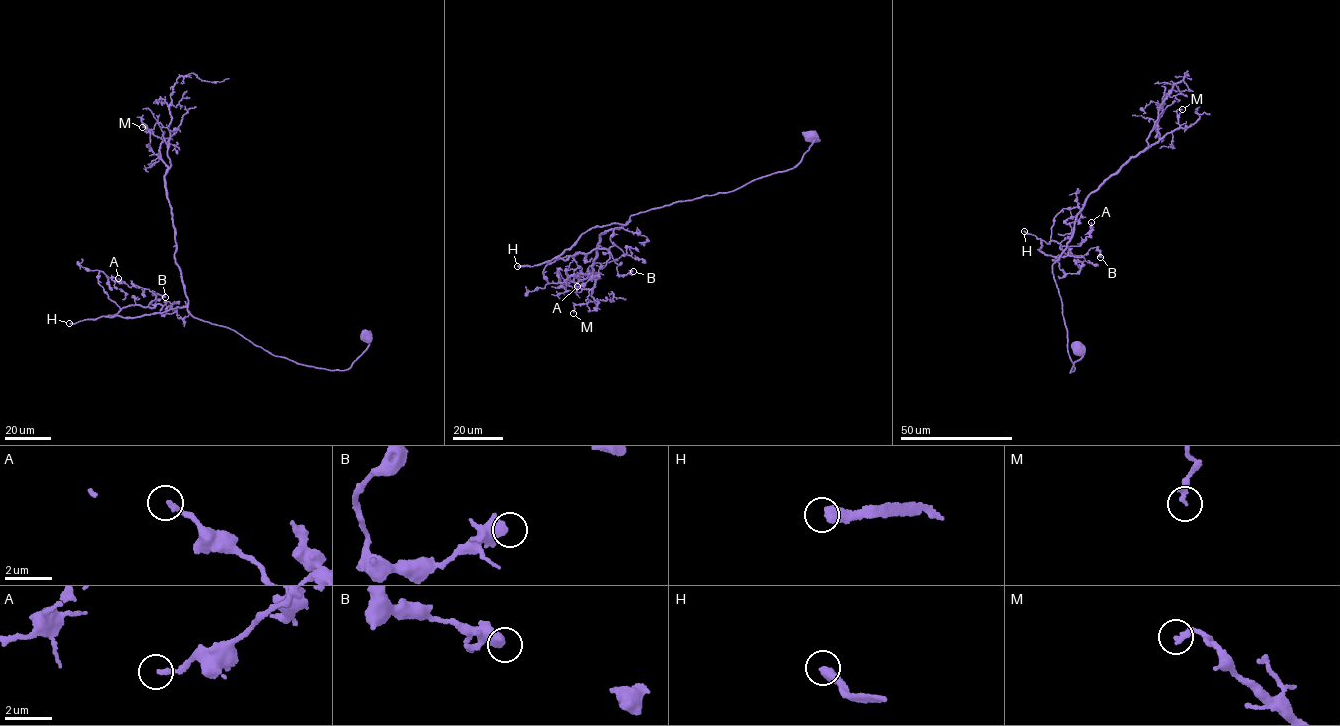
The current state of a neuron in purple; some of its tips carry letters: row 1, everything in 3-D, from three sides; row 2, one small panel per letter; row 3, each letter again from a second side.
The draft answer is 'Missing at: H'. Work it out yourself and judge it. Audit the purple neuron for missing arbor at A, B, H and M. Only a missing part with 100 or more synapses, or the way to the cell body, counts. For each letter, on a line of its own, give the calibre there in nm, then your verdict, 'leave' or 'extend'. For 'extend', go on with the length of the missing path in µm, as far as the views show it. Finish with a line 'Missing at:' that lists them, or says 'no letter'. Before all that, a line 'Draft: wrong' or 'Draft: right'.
Draft: right
A: 200 nm thick; leave
B: 360 nm thick; leave
H: 480 nm thick; extend; about 60 µm are missing
M: 260 nm thick; leave
Missing at: H

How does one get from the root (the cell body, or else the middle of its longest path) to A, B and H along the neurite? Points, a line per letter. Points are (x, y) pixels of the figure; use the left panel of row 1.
A: (368, 337), (347, 369), (298, 364), (196, 319), (187, 306), (109, 316), (156, 297), (118, 278)
B: (368, 337), (349, 368), (329, 370), (273, 355), (187, 306), (108, 316), (154, 307), (154, 292), (165, 297)
H: (368, 337), (367, 347), (349, 368), (332, 370), (273, 355), (233, 330), (196, 319), (187, 306), (69, 323)

